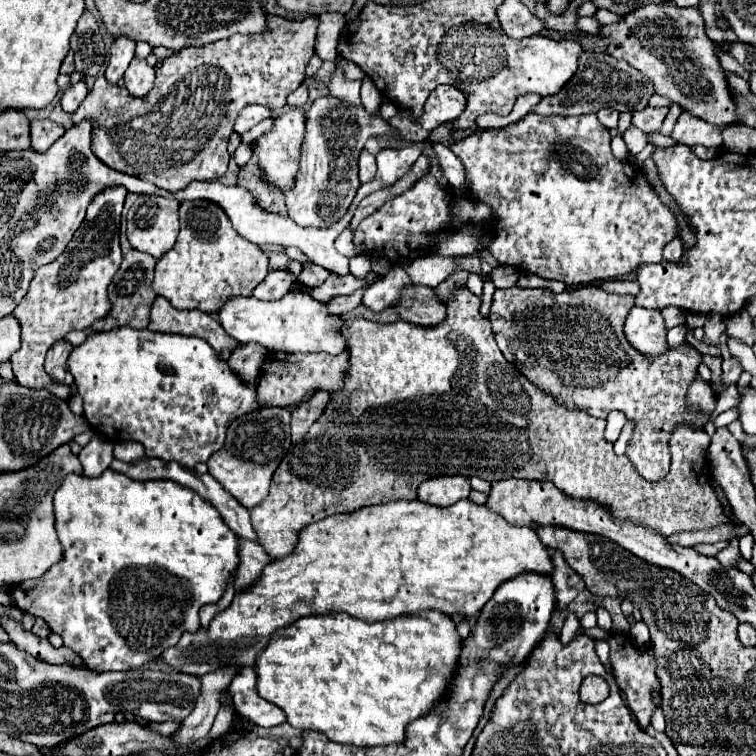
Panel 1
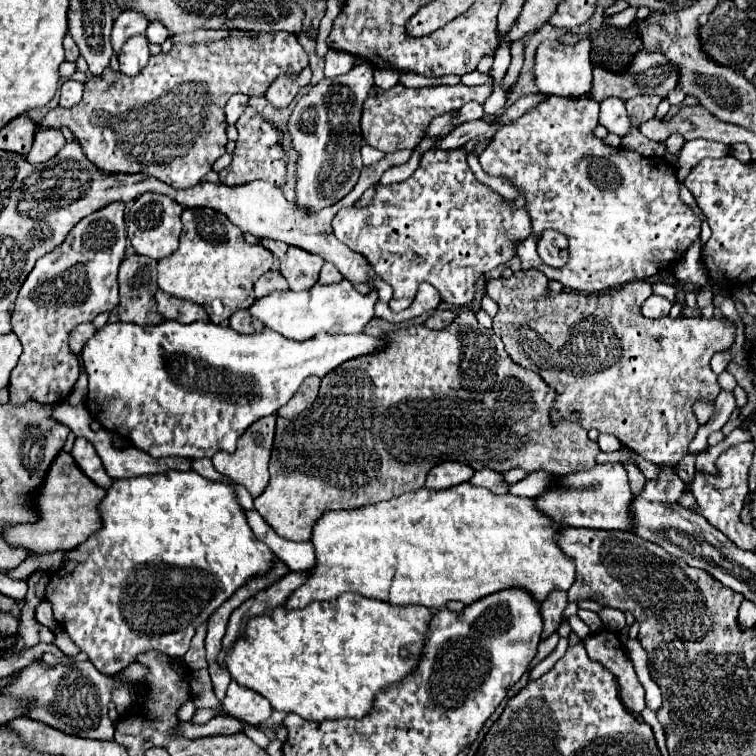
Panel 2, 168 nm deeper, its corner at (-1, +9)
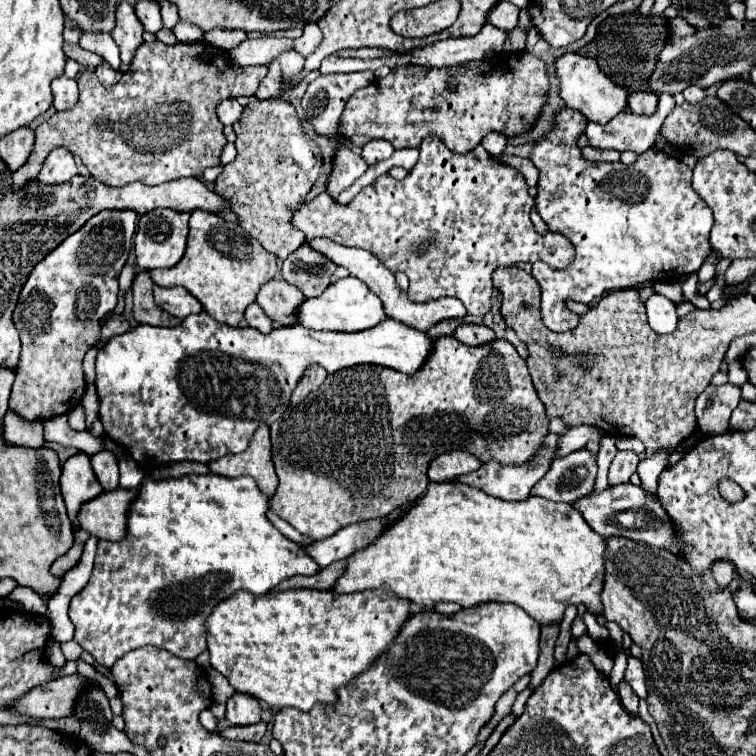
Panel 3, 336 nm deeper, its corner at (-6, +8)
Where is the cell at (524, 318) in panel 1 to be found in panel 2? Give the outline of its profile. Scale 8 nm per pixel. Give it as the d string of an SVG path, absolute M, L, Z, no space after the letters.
M519 270L511 278L489 280L487 294L499 306L493 316L493 332L503 340L515 364L537 372L557 390L557 408L561 414L585 414L585 420L581 420L585 430L597 428L601 434L613 434L621 444L633 448L653 464L681 462L687 456L689 444L701 426L693 414L695 402L713 402L721 392L709 360L733 344L735 328L731 320L685 316L649 320L641 314L641 304L651 294L651 284L643 280L613 288L613 292L597 292L597 296L581 296L579 292L565 290L549 294L547 278L541 272Z

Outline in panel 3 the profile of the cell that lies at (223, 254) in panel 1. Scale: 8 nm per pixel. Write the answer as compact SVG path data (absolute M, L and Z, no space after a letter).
M196 209L190 214L188 247L182 261L172 269L150 271L150 277L160 287L180 285L188 289L210 317L230 327L238 327L244 319L244 309L256 301L260 285L272 281L276 271L276 257L242 227L228 223L210 211Z

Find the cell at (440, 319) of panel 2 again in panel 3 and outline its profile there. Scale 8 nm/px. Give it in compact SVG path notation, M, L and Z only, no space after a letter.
M460 325L456 329L454 337L468 347L478 347L478 345L484 345L484 343L490 343L496 339L494 331L484 325Z

